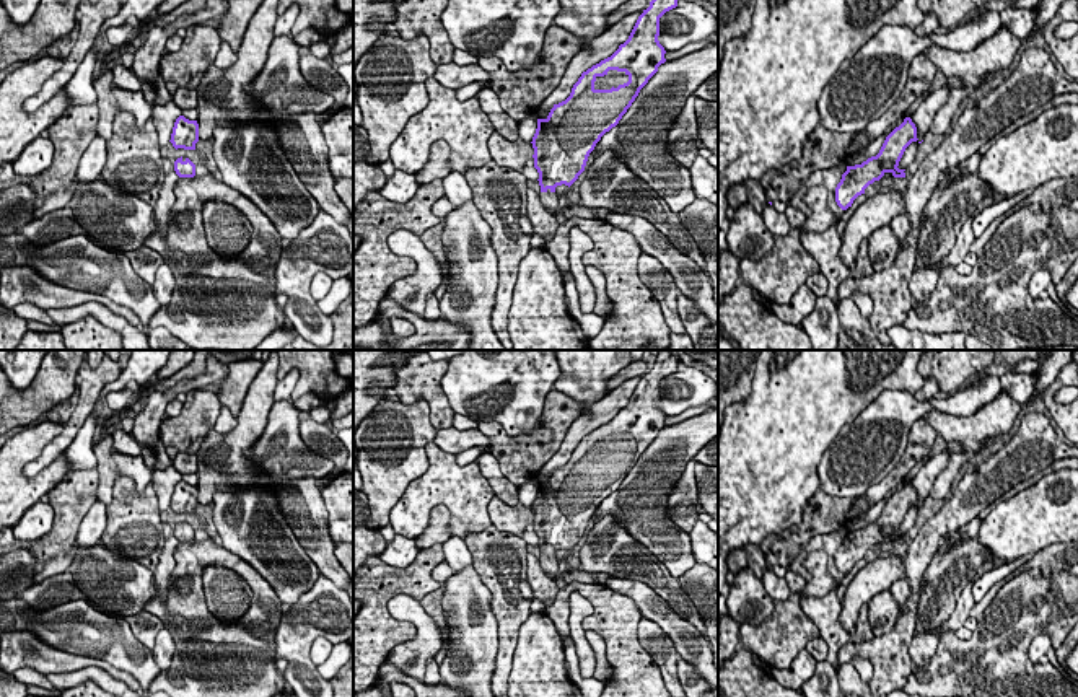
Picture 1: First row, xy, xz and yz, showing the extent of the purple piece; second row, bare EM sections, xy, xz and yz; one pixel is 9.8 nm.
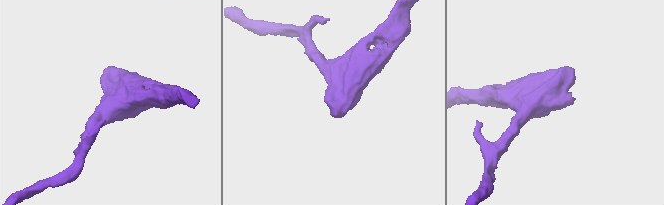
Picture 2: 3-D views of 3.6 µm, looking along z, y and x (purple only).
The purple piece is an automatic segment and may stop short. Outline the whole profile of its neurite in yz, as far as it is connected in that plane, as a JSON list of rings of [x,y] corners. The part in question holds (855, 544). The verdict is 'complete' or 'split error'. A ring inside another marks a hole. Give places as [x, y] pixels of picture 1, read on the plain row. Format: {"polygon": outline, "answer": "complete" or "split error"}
{"polygon": [[[910,482],[896,492],[884,505],[879,518],[861,529],[847,531],[840,547],[835,552],[835,567],[842,575],[852,572],[853,565],[865,559],[865,554],[879,546],[886,537],[894,542],[905,542],[905,534],[899,534],[899,526],[905,513],[917,506],[917,492]]], "answer": "complete"}

